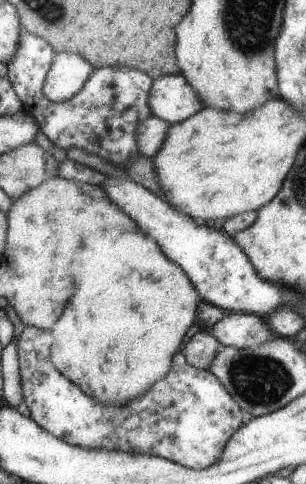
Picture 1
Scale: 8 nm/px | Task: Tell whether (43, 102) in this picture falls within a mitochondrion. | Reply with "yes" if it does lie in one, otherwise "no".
no

